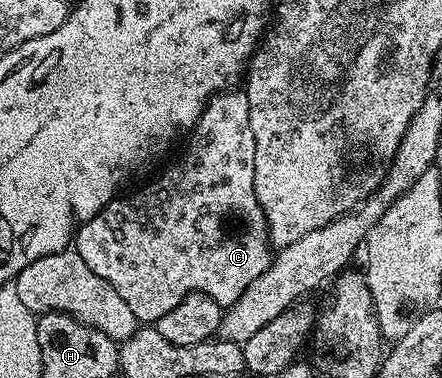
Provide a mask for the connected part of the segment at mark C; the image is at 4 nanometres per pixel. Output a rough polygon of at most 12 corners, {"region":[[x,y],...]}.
{"region":[[247,93],[206,104],[161,178],[76,254],[155,324],[233,306],[274,257]]}

